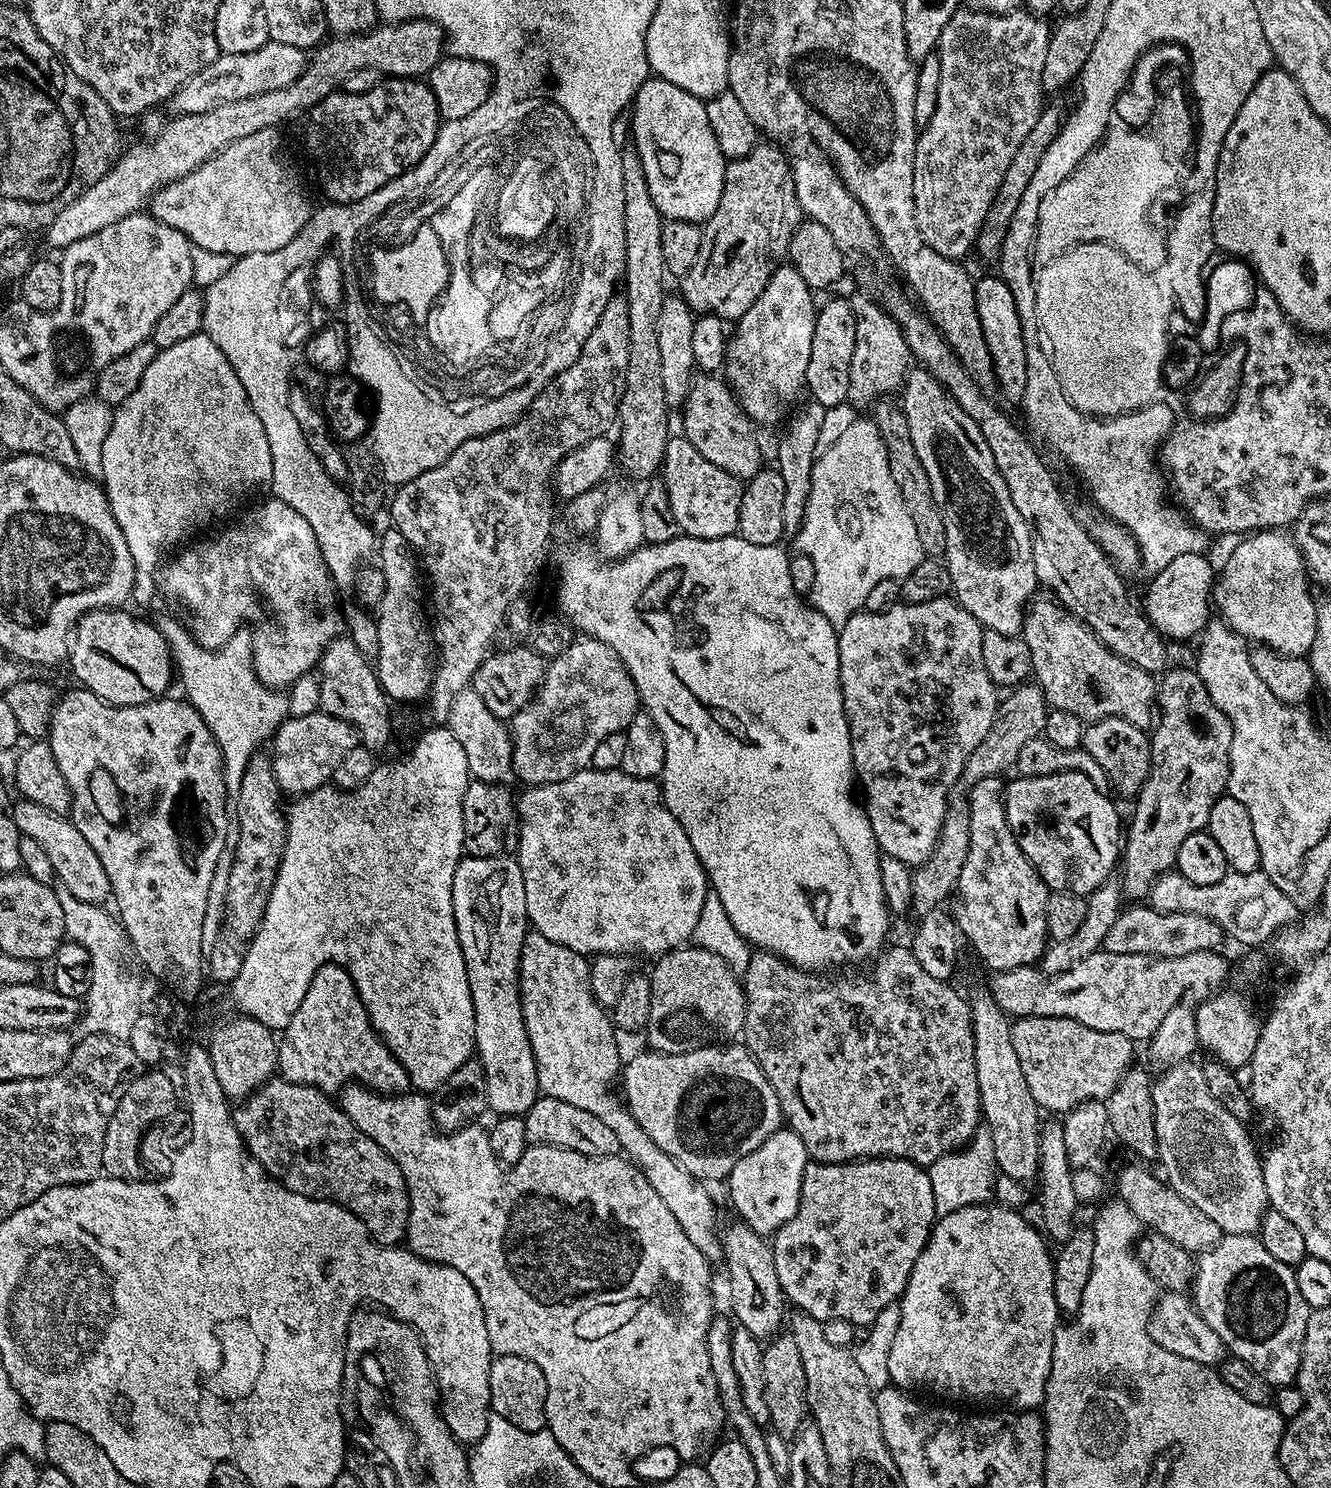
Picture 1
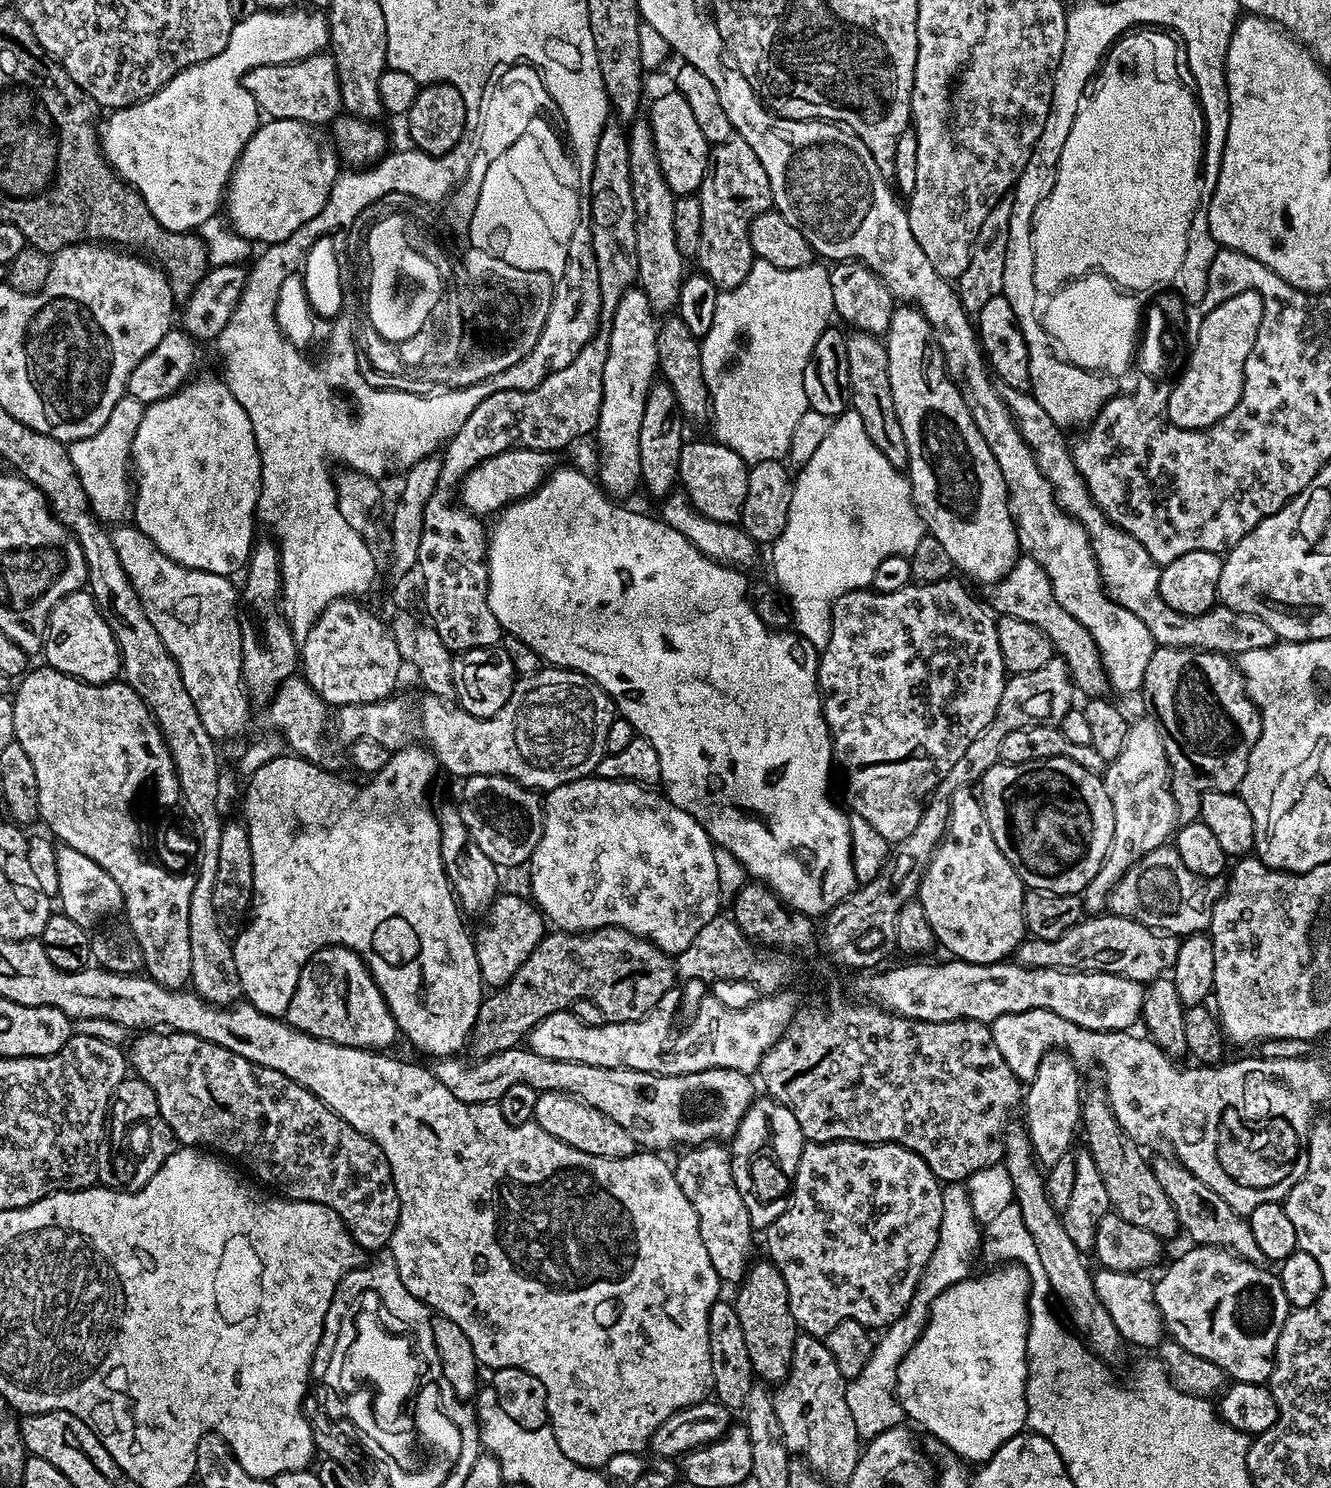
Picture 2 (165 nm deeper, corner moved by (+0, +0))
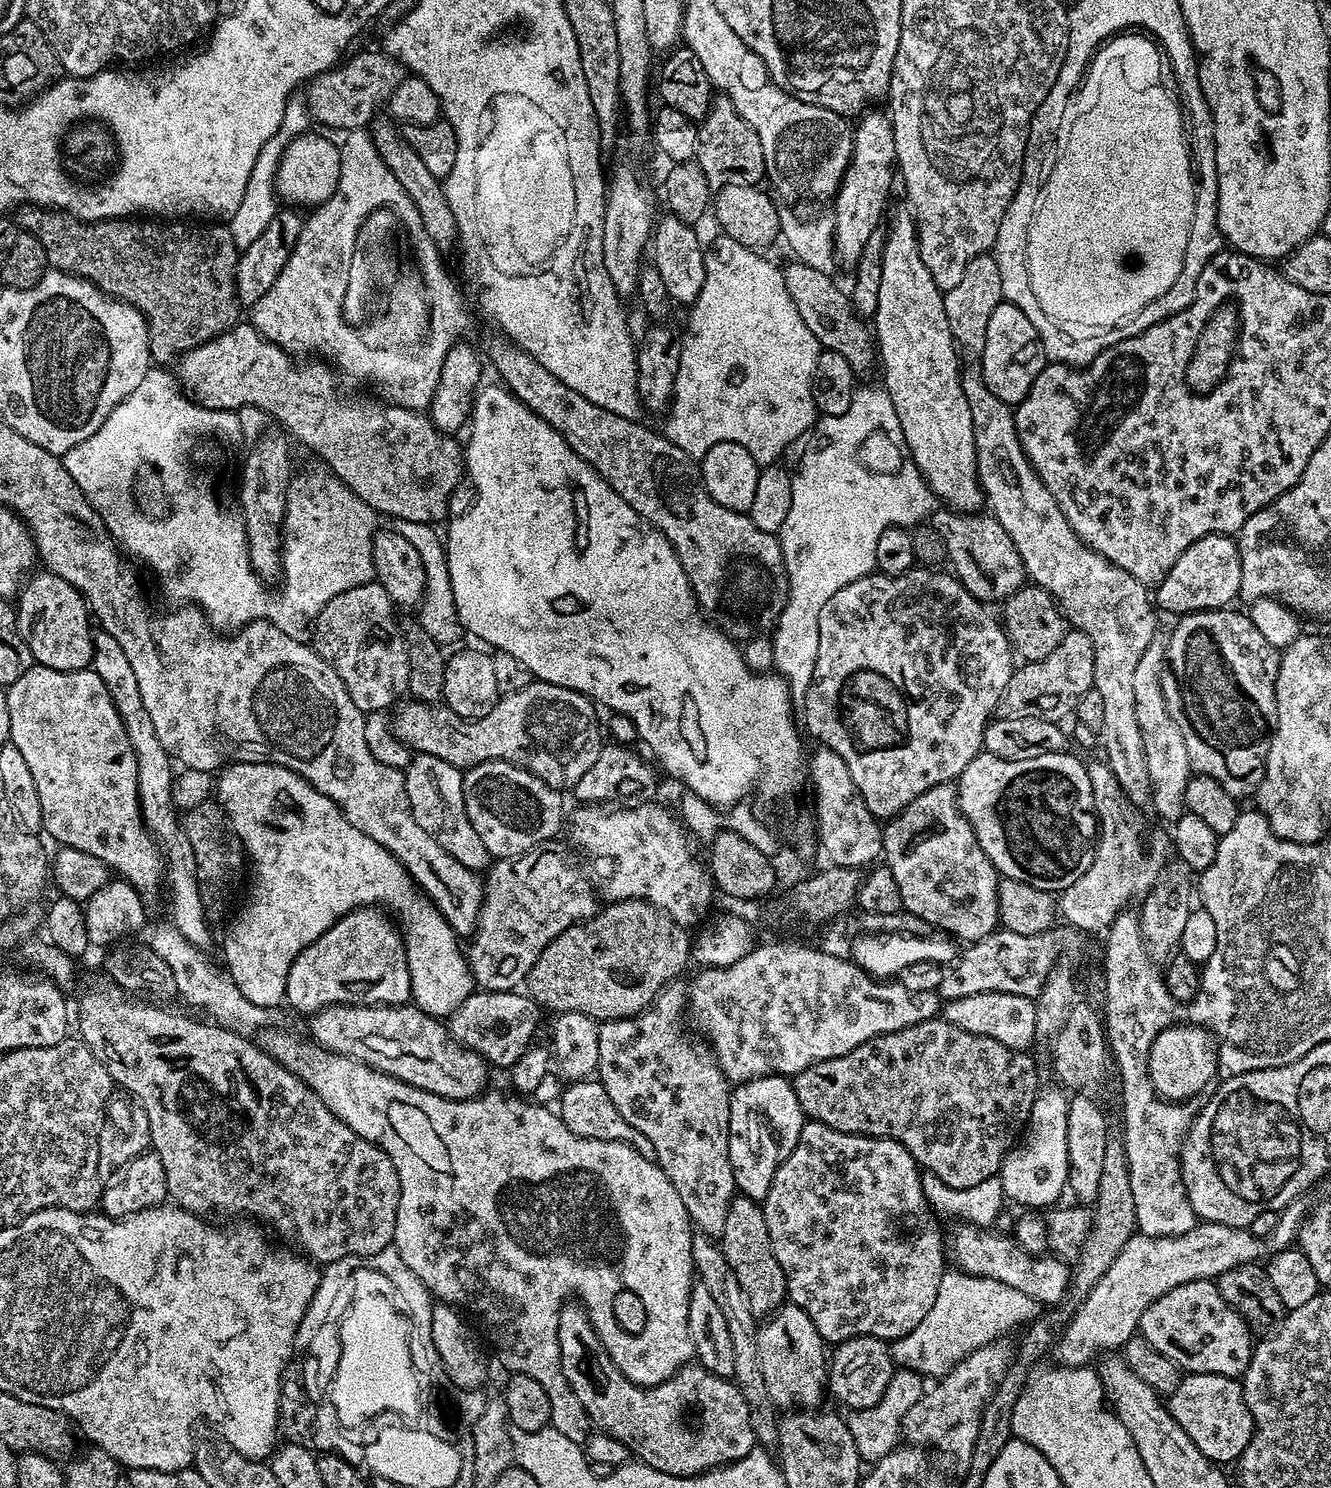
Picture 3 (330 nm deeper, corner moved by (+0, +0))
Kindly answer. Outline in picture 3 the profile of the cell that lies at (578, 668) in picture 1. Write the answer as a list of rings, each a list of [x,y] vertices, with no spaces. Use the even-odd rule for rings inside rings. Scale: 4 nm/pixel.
[[[533,679],[522,690],[501,695],[494,710],[490,710],[490,714],[486,714],[486,718],[481,720],[463,720],[443,702],[424,703],[413,698],[408,702],[409,704],[401,703],[395,709],[396,716],[391,717],[392,728],[401,742],[417,753],[442,758],[442,762],[450,762],[461,770],[473,768],[482,762],[505,760],[542,778],[542,782],[546,782],[551,788],[571,790],[578,778],[582,778],[582,774],[586,774],[586,770],[594,766],[594,758],[598,758],[602,747],[602,724],[601,721],[600,724],[596,721],[597,705],[581,692],[575,692],[566,686],[554,686],[545,680]]]

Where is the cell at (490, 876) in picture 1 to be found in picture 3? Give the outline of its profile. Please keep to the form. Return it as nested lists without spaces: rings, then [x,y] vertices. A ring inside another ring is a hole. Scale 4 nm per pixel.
[[[413,755],[408,767],[403,769],[406,798],[410,802],[410,810],[414,814],[414,822],[446,850],[462,866],[483,873],[489,867],[490,857],[482,838],[478,838],[478,830],[470,822],[464,805],[464,772],[450,762],[442,762],[442,758]]]

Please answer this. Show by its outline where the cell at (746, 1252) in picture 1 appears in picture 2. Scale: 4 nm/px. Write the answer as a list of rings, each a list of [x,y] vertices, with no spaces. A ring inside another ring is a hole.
[[[713,1142],[711,1144],[697,1144],[681,1151],[677,1160],[674,1160],[674,1171],[678,1186],[682,1186],[682,1194],[690,1198],[690,1206],[694,1206],[694,1214],[698,1214],[702,1242],[706,1246],[706,1254],[710,1254],[710,1262],[714,1270],[720,1275],[721,1281],[732,1283],[732,1286],[739,1285],[748,1273],[748,1266],[753,1259],[752,1256],[752,1235],[754,1229],[752,1219],[746,1210],[746,1202],[742,1202],[742,1194],[738,1194],[738,1186],[734,1182],[732,1173],[732,1158],[729,1149],[723,1143]]]

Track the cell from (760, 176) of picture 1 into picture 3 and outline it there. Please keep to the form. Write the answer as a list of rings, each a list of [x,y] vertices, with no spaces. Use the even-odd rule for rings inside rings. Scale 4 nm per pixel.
[[[717,95],[704,119],[699,121],[695,163],[702,166],[702,174],[706,174],[706,182],[714,190],[726,186],[757,186],[765,179],[762,142],[758,142],[754,126],[738,114],[730,97]]]

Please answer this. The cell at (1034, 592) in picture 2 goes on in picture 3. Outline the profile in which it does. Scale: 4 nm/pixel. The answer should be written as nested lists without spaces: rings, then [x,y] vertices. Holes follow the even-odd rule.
[[[936,510],[930,517],[930,526],[938,530],[942,542],[946,545],[947,563],[952,564],[953,568],[951,571],[975,600],[1003,602],[1010,599],[1018,589],[1025,587],[1026,573],[1022,558],[1010,534],[1006,534],[995,516]]]

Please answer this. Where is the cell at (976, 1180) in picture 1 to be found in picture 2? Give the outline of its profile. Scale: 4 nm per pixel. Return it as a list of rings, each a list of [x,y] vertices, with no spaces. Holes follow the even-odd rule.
[[[952,1182],[943,1189],[943,1193],[938,1246],[934,1246],[934,1254],[930,1256],[930,1262],[914,1290],[910,1306],[906,1306],[904,1313],[879,1333],[878,1339],[873,1343],[870,1360],[866,1362],[866,1366],[862,1366],[860,1374],[847,1381],[846,1406],[850,1406],[854,1426],[864,1442],[902,1424],[905,1419],[904,1411],[896,1401],[896,1379],[902,1358],[906,1358],[914,1342],[918,1342],[938,1294],[942,1294],[958,1282],[969,1279],[973,1275],[972,1263],[975,1262],[976,1256],[978,1260],[982,1252],[982,1228],[971,1208],[967,1187],[963,1183]]]

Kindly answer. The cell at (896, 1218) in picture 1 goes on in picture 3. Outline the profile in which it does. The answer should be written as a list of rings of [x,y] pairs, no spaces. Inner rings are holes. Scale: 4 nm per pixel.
[[[815,1122],[805,1123],[800,1131],[798,1142],[794,1150],[778,1166],[774,1174],[774,1182],[770,1182],[770,1190],[762,1201],[764,1217],[766,1218],[766,1230],[770,1230],[770,1246],[774,1250],[774,1258],[778,1258],[778,1266],[782,1266],[782,1274],[786,1274],[786,1286],[788,1287],[787,1299],[800,1307],[808,1315],[810,1322],[814,1322],[814,1330],[829,1345],[841,1344],[855,1336],[873,1336],[885,1342],[891,1342],[910,1334],[922,1318],[926,1318],[930,1306],[934,1306],[934,1298],[938,1298],[938,1282],[942,1282],[946,1271],[946,1242],[940,1238],[940,1232],[932,1224],[912,1224],[908,1232],[899,1236],[892,1224],[899,1222],[903,1216],[920,1216],[926,1208],[923,1186],[921,1182],[921,1169],[914,1157],[898,1142],[885,1140],[875,1136],[855,1136],[849,1132],[839,1132],[825,1124]]]

